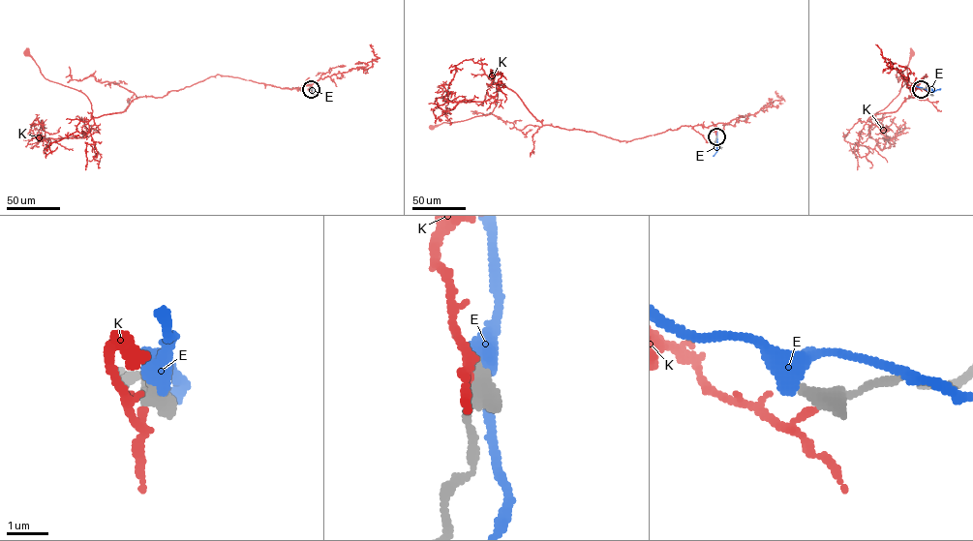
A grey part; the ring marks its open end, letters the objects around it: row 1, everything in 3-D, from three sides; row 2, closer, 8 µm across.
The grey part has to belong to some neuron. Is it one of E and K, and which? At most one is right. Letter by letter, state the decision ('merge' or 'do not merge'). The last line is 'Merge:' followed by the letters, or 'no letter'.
E: do not merge
K: merge
Merge: K

